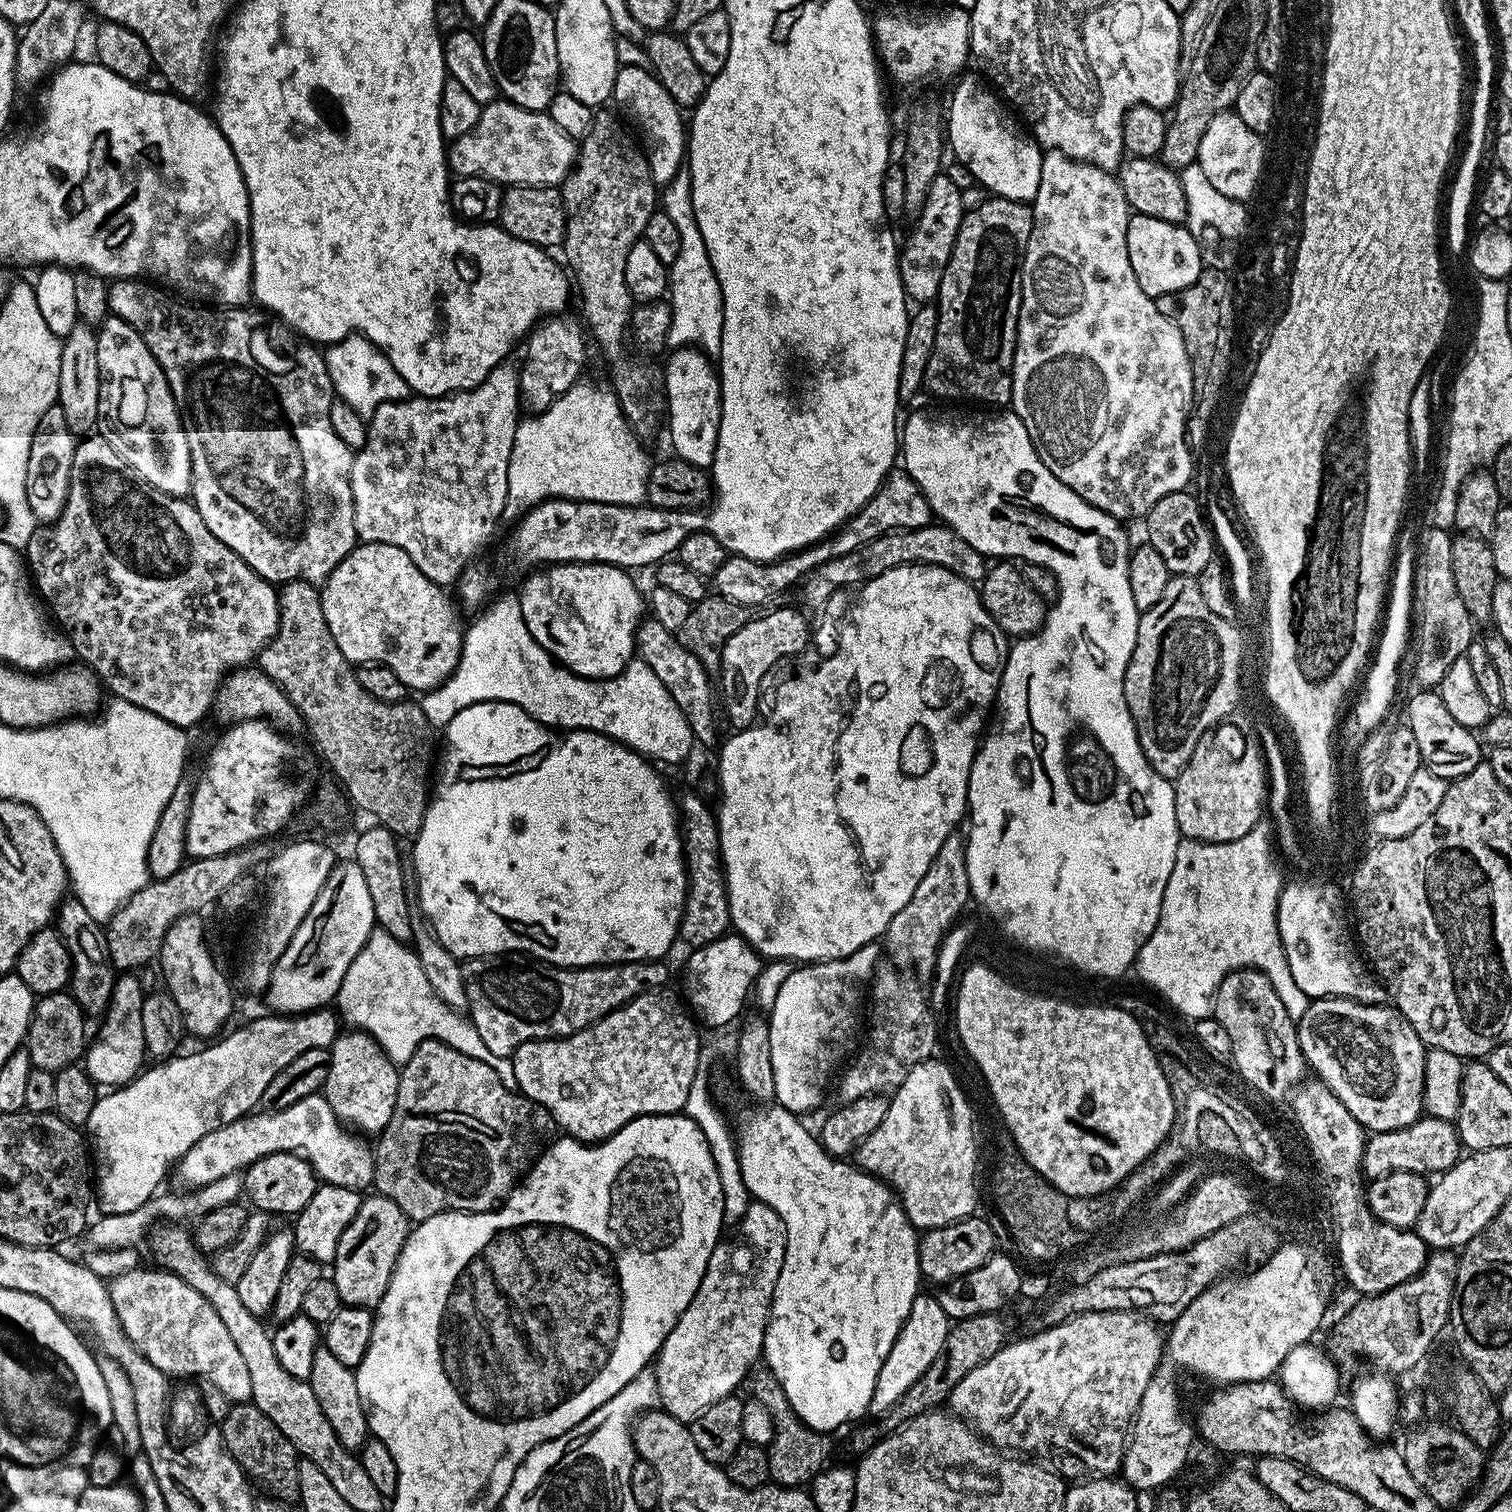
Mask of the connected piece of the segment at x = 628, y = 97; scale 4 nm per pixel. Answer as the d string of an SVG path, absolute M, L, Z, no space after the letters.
M628 64L617 67L616 77L614 78L614 90L612 91L612 100L615 107L622 113L623 119L634 129L635 135L640 135L639 143L644 149L644 156L648 160L650 166L650 174L652 180L658 186L669 184L673 178L682 170L682 165L686 160L686 120L682 115L680 105L674 102L674 98L670 98L670 94L666 90L666 86L662 86L662 82L656 77L655 72L647 67L639 68L636 64Z

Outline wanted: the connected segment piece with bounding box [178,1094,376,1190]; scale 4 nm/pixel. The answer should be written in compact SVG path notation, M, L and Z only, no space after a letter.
M323 1094L307 1096L286 1110L260 1110L235 1120L233 1124L207 1132L201 1140L194 1142L192 1149L178 1162L180 1178L190 1184L189 1187L197 1188L218 1178L235 1176L263 1156L275 1152L293 1152L310 1162L323 1183L364 1190L364 1187L372 1184L372 1171L376 1165L374 1152L369 1145L367 1148L360 1144L359 1135L351 1136L347 1131L351 1132L334 1114Z

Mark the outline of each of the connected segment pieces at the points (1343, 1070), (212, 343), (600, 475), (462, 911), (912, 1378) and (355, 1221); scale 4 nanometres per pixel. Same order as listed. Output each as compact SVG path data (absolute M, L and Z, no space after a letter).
M1316 998L1298 1022L1305 1065L1369 1133L1398 1131L1424 1112L1426 1046L1395 1007Z
M144 278L113 279L108 285L108 310L111 315L122 318L127 324L134 326L134 330L138 330L142 342L146 342L150 354L154 354L158 366L166 374L166 382L174 394L176 405L180 408L186 438L190 442L192 462L190 499L196 505L198 514L202 514L202 522L210 526L210 534L214 534L214 538L218 538L227 548L234 550L234 554L238 554L242 562L246 562L257 574L273 585L283 586L292 580L304 580L308 584L319 585L327 580L338 566L338 562L342 562L342 558L351 554L358 543L358 537L354 526L352 497L354 450L346 446L346 442L342 442L342 438L334 434L334 426L330 426L330 406L334 399L334 389L324 361L324 352L311 342L301 342L287 327L273 322L267 311L257 310L252 306L209 310L207 307L185 302Z
M577 382L544 412L521 419L516 426L508 471L508 502L502 518L509 522L548 499L598 501L603 504L641 505L647 499L652 465L641 439L632 431L614 392Z
M475 704L466 706L448 724L446 729L448 735L448 749L444 752L444 765L440 768L440 781L435 781L434 791L428 801L428 809L424 815L424 821L420 827L420 832L414 837L416 844L412 848L412 862L410 858L410 868L416 871L416 886L414 882L414 896L420 899L419 911L426 917L427 923L433 932L458 958L475 958L477 956L498 956L501 954L527 954L545 964L555 964L557 968L595 968L605 964L635 964L639 965L640 960L660 960L672 948L672 943L677 943L680 930L680 919L684 913L684 903L688 897L688 870L684 863L684 842L682 839L682 829L678 819L678 804L668 793L668 788L664 785L664 780L660 777L661 769L653 761L643 757L633 748L627 748L625 744L620 744L617 740L611 740L601 732L581 732L579 730L553 730L540 724L531 716L513 704Z
M918 1294L914 1298L910 1306L910 1314L906 1314L902 1330L898 1338L894 1338L894 1346L890 1346L890 1354L886 1354L878 1370L878 1378L874 1382L874 1394L870 1398L868 1407L869 1413L888 1413L908 1393L910 1386L914 1386L914 1382L918 1382L918 1378L926 1374L930 1362L934 1362L934 1358L938 1358L938 1354L944 1348L950 1327L948 1315L946 1310L942 1310L940 1301L935 1295L924 1295Z
M379 1194L365 1195L358 1214L342 1230L336 1257L330 1265L330 1279L338 1286L338 1296L349 1308L375 1310L390 1286L402 1246L408 1241L410 1221L398 1202Z

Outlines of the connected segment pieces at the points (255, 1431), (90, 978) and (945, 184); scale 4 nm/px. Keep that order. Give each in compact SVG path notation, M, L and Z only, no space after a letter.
M251 1402L233 1403L230 1414L219 1421L218 1431L222 1434L226 1450L232 1455L241 1466L245 1473L253 1481L256 1480L264 1488L269 1488L271 1495L277 1500L295 1501L300 1495L298 1486L298 1470L300 1469L301 1457L296 1451L296 1447L258 1410L258 1406Z
M68 898L61 903L55 917L54 928L65 944L72 962L70 994L80 1004L80 1009L89 1017L103 1017L112 1001L112 991L116 985L117 969L112 966L108 949L108 934L105 925L90 918L86 906L75 898Z
M946 174L938 175L930 182L930 192L926 194L926 202L919 216L915 217L912 233L908 241L903 241L898 252L900 261L900 281L904 287L905 297L912 302L932 302L940 295L942 274L946 274L946 266L950 262L950 254L954 250L956 235L960 224L964 221L966 203L962 190L950 182Z

